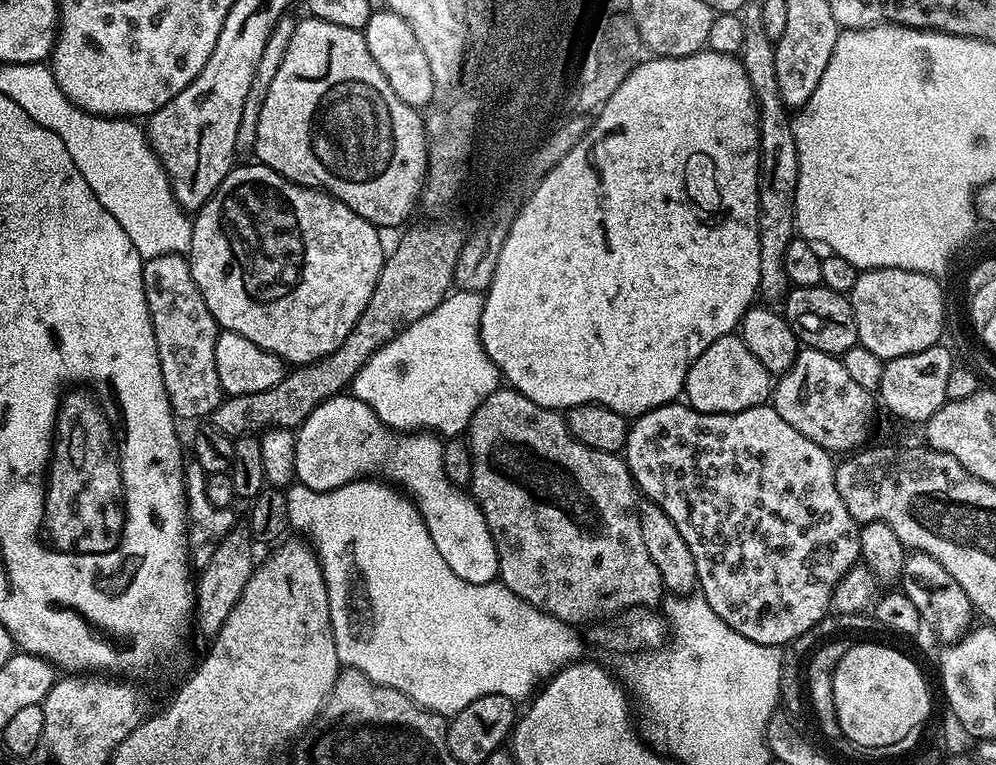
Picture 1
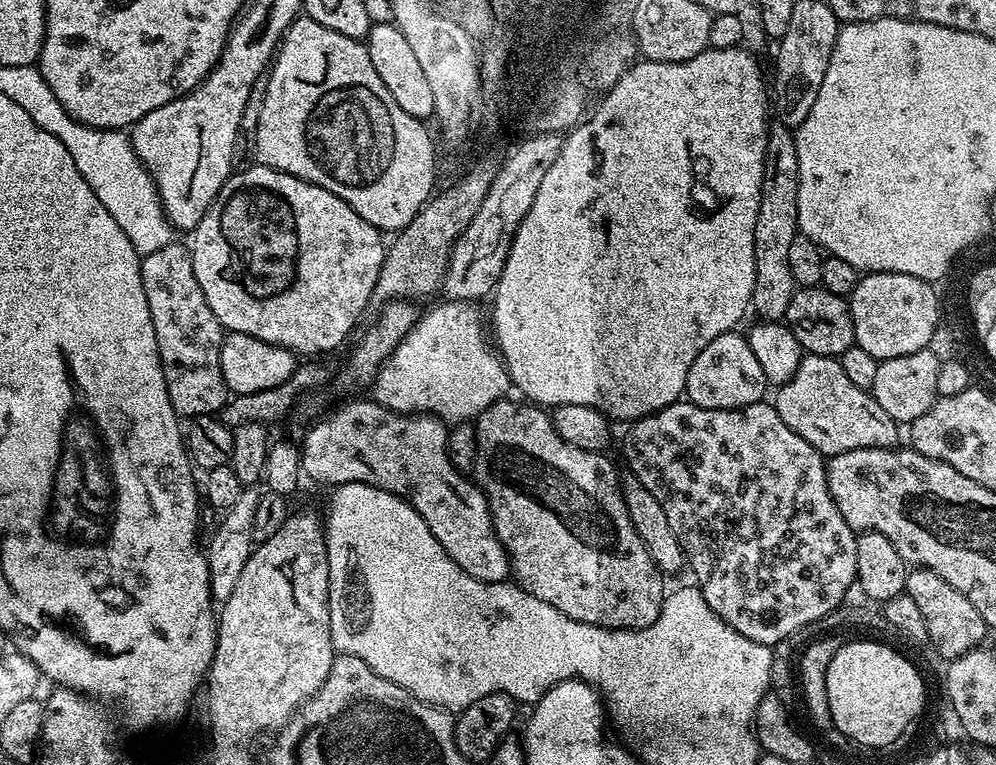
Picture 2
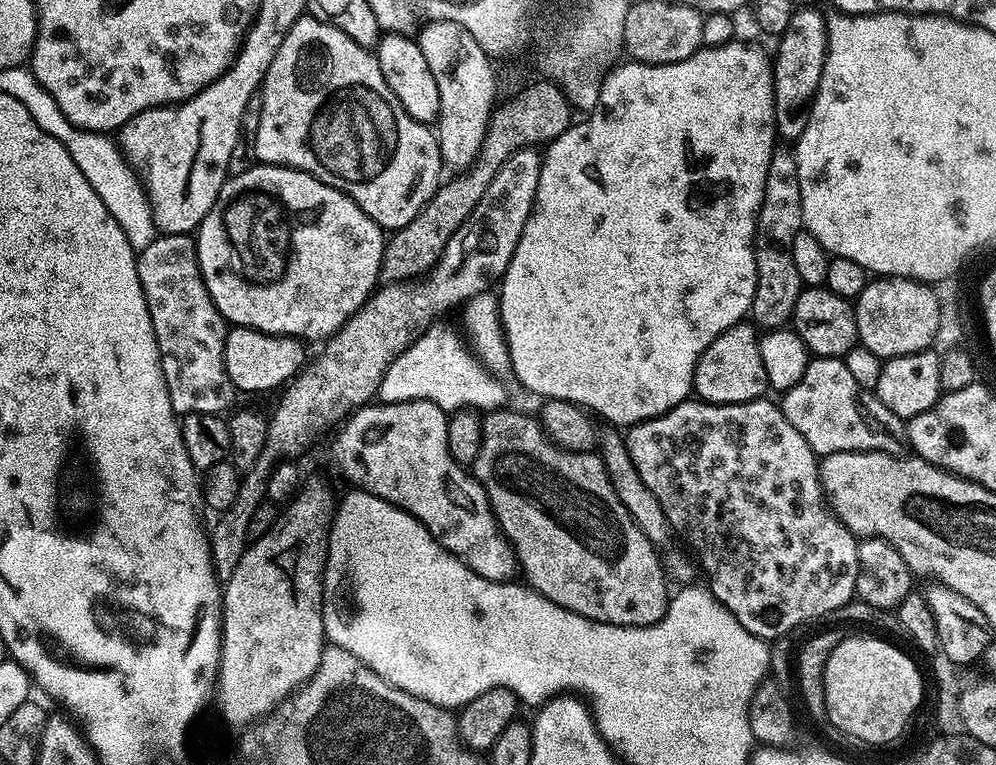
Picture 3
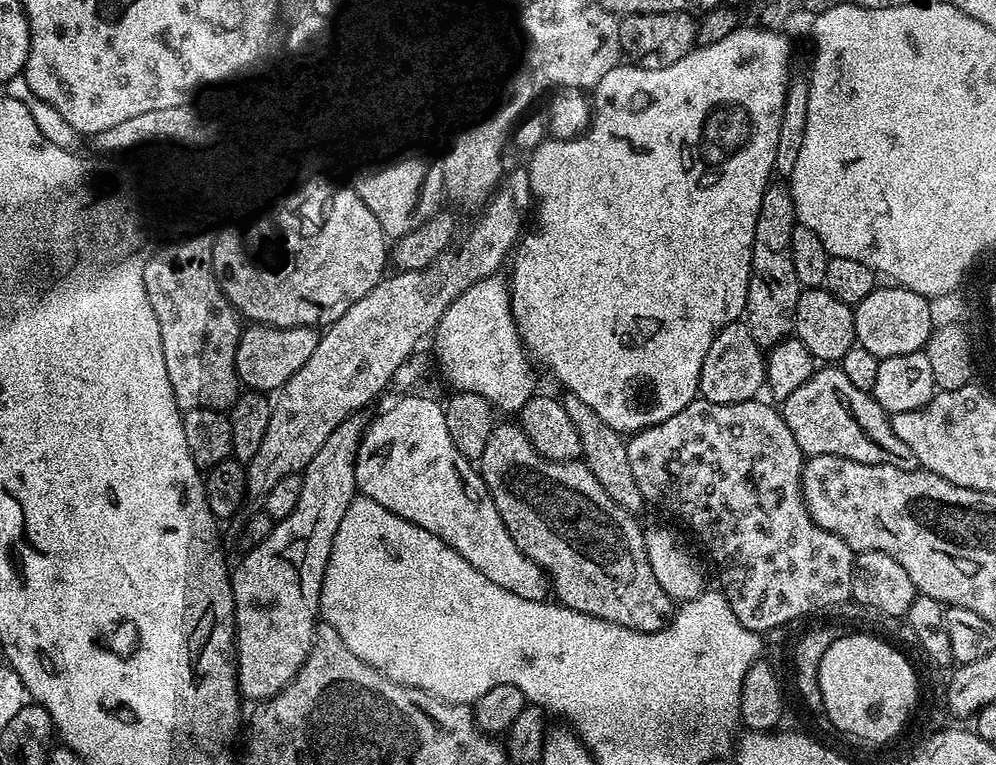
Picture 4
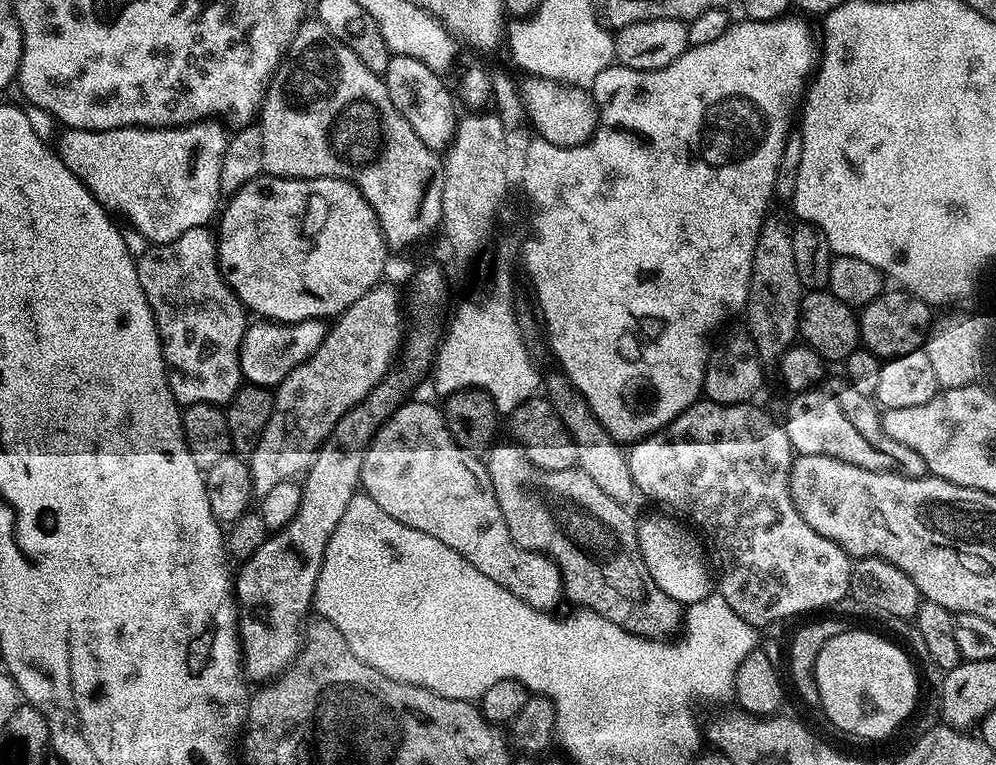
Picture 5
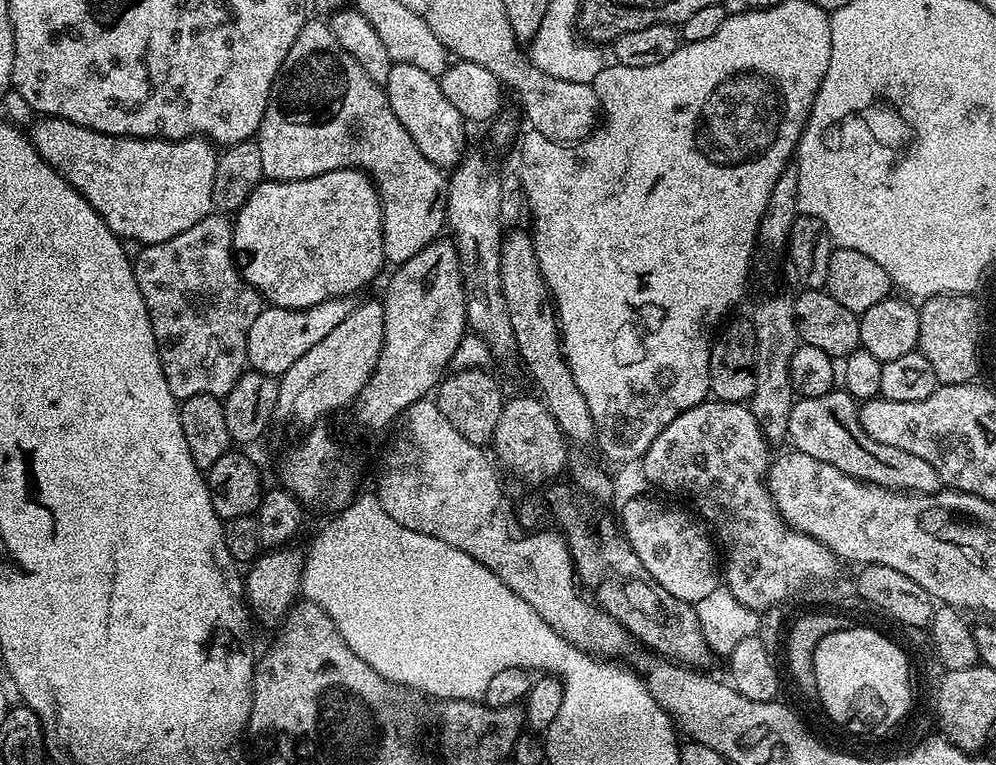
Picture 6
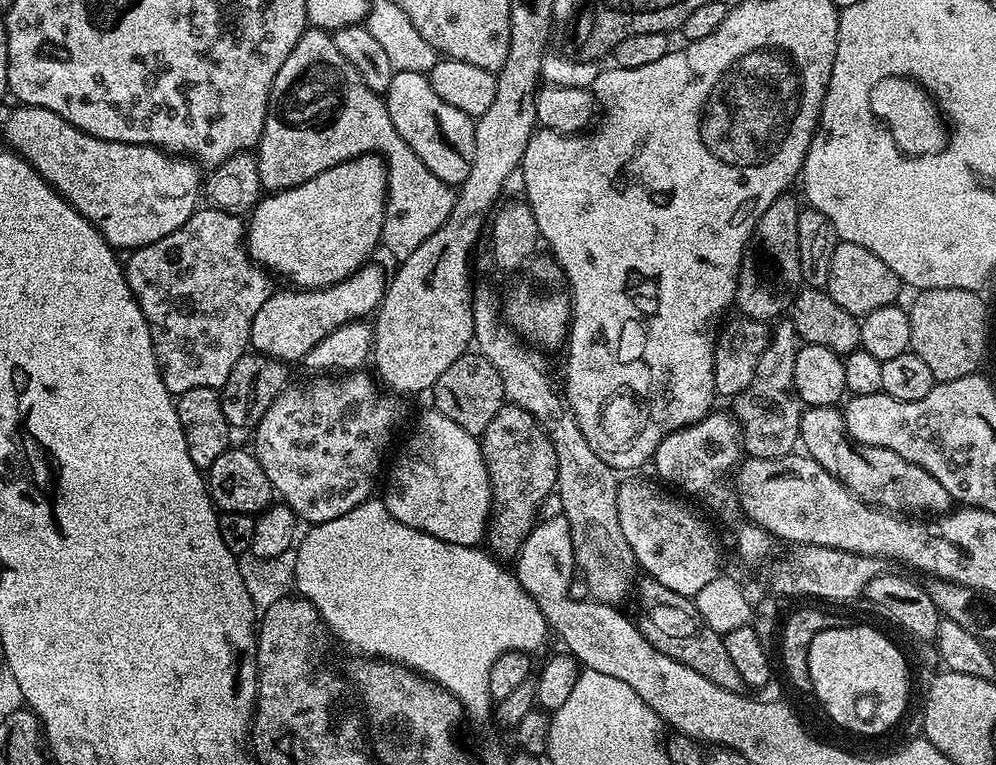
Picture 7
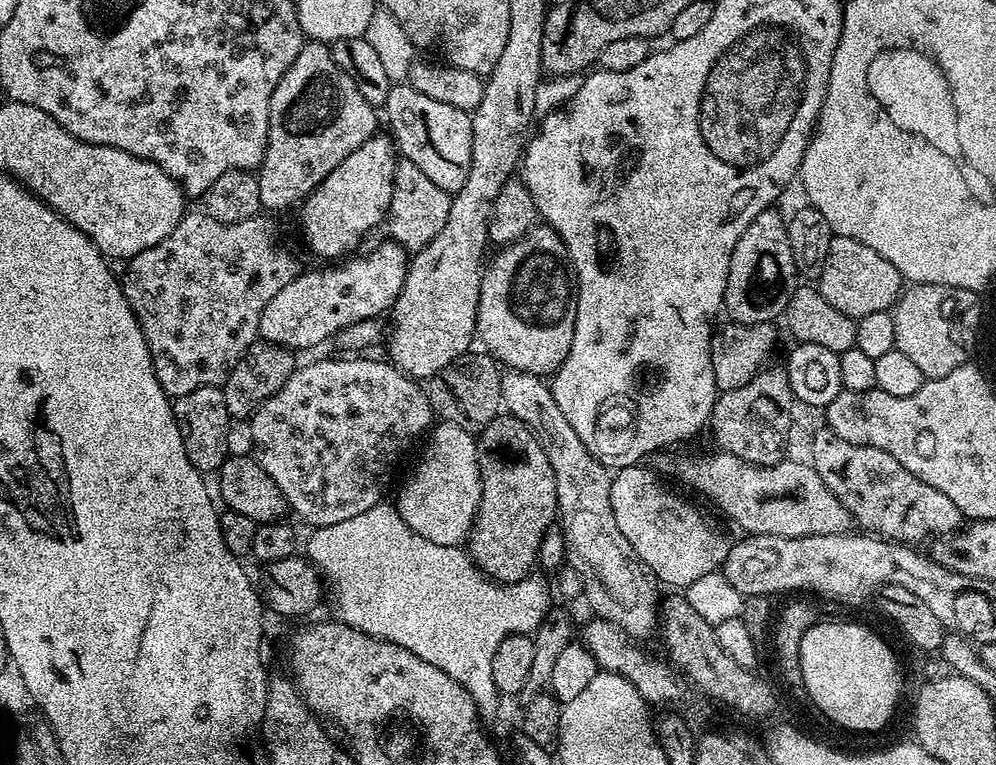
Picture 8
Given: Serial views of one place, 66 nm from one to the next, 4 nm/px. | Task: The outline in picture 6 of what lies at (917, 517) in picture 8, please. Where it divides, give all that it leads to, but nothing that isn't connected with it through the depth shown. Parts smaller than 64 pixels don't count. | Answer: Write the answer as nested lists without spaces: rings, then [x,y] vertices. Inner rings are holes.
[[[826,394],[821,396],[805,396],[797,399],[790,410],[790,422],[788,423],[788,440],[795,451],[802,454],[810,454],[810,458],[818,458],[818,462],[826,462],[842,474],[850,474],[855,480],[865,480],[868,484],[877,484],[883,488],[894,488],[898,492],[938,492],[941,491],[940,475],[938,470],[930,462],[917,458],[914,454],[906,454],[906,450],[897,450],[897,452],[870,452],[864,444],[862,438],[858,438],[852,428],[844,424],[836,424],[832,414],[828,412],[828,406],[823,400]]]

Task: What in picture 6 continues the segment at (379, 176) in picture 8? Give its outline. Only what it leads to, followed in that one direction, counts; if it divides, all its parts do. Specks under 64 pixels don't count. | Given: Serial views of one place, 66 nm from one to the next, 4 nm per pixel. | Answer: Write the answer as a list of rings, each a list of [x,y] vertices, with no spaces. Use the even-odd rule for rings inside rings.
[[[343,168],[326,174],[318,174],[314,178],[305,180],[270,180],[264,178],[256,189],[246,198],[239,209],[234,212],[232,220],[232,254],[236,267],[240,270],[240,277],[271,307],[274,308],[309,308],[318,306],[318,302],[338,300],[351,297],[351,292],[364,288],[380,272],[380,267],[385,267],[386,261],[383,254],[383,222],[381,220],[380,196],[371,176],[361,172],[358,168]]]

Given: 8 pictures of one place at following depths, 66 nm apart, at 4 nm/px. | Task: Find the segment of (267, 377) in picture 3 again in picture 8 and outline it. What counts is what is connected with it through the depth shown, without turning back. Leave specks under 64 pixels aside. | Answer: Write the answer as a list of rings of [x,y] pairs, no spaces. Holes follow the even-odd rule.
[[[387,243],[378,245],[369,256],[352,254],[341,259],[335,266],[320,266],[324,268],[316,268],[313,272],[301,271],[300,275],[295,276],[289,284],[282,286],[282,290],[278,290],[278,294],[274,294],[270,302],[266,302],[266,310],[262,310],[262,318],[259,320],[259,339],[280,344],[291,350],[312,348],[323,340],[331,341],[336,333],[354,322],[383,317],[383,312],[385,315],[398,298],[406,282],[410,263],[409,253],[405,252],[399,244]]]

